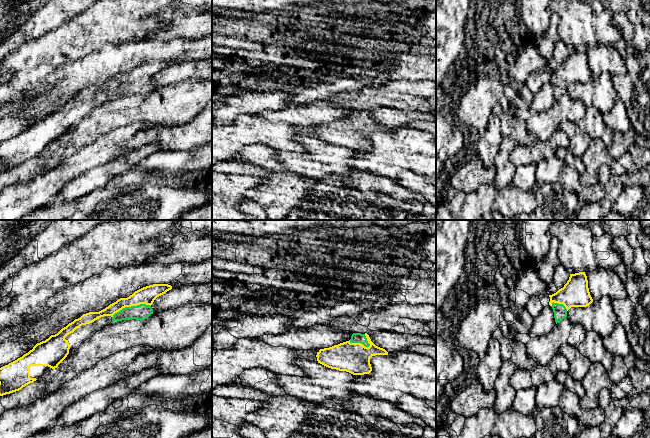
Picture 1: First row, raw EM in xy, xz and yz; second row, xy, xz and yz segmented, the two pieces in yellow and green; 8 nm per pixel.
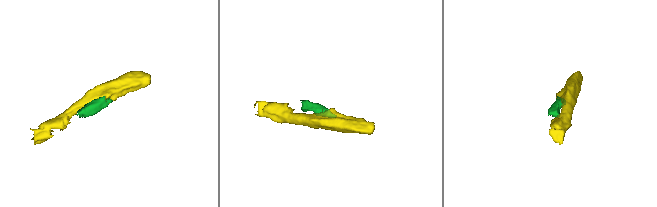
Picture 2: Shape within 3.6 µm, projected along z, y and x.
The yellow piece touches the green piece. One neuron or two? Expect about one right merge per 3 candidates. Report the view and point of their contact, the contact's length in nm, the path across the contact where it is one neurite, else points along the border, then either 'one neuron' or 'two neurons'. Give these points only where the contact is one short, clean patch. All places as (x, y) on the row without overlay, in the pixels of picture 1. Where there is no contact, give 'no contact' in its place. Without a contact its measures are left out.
xy (130, 82) | 320 nm | across xy (146, 71), (135, 82), (130, 82), (135, 83), (140, 88) | one neuron

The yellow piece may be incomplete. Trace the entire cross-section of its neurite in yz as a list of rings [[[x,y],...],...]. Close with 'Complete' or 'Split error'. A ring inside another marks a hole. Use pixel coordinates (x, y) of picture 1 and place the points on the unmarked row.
[[[585,48],[570,50],[564,63],[549,73],[556,100],[567,93],[571,83],[587,83],[593,78]]]. Split error

